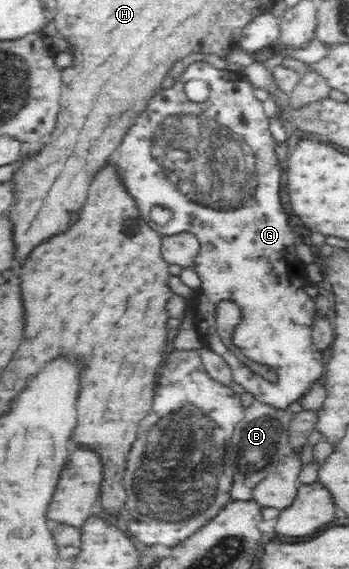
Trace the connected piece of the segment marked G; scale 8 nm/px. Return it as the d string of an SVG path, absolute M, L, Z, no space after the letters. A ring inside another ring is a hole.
M197 61L191 63L186 67L181 75L175 80L175 83L165 89L161 89L161 93L157 93L153 97L153 101L147 103L145 111L139 113L135 119L133 119L133 125L129 131L125 133L123 141L121 141L120 147L114 152L109 160L113 160L115 164L119 165L119 174L123 175L123 181L129 179L129 189L133 189L133 197L137 197L137 203L141 205L141 213L145 217L145 221L151 221L151 209L153 207L165 207L169 209L171 213L177 213L173 215L165 225L159 225L157 231L161 235L173 235L179 232L191 232L197 236L200 243L200 250L197 254L195 264L193 266L198 277L201 281L201 294L199 294L199 303L197 303L197 322L196 330L199 331L199 336L201 336L202 341L207 347L211 347L213 352L217 351L217 341L213 341L213 337L219 339L219 334L215 333L217 331L216 326L216 309L217 304L223 300L233 300L237 302L237 305L241 310L241 321L235 327L232 333L232 341L235 347L241 351L241 354L249 358L255 363L260 363L261 365L267 365L270 369L275 371L277 374L277 379L273 382L273 385L269 389L261 389L261 395L259 395L259 400L267 403L268 405L273 405L278 409L287 408L294 401L300 401L303 395L307 395L315 385L319 383L323 384L323 379L326 374L325 357L323 353L313 344L312 333L313 325L315 324L315 317L317 317L318 309L315 305L315 300L313 297L309 296L309 276L306 274L305 261L297 258L297 245L299 243L299 235L291 229L289 225L289 219L287 219L287 211L283 209L283 203L281 203L281 179L283 179L283 171L279 167L279 161L276 157L276 142L274 141L271 132L269 131L269 115L263 110L261 106L262 101L257 100L253 96L254 87L245 80L241 73L233 70L219 70L213 68L211 64L207 61ZM192 79L202 80L206 82L209 87L208 98L203 102L193 102L187 98L187 94L184 92L184 84ZM211 182L222 182L221 187L211 187Z

